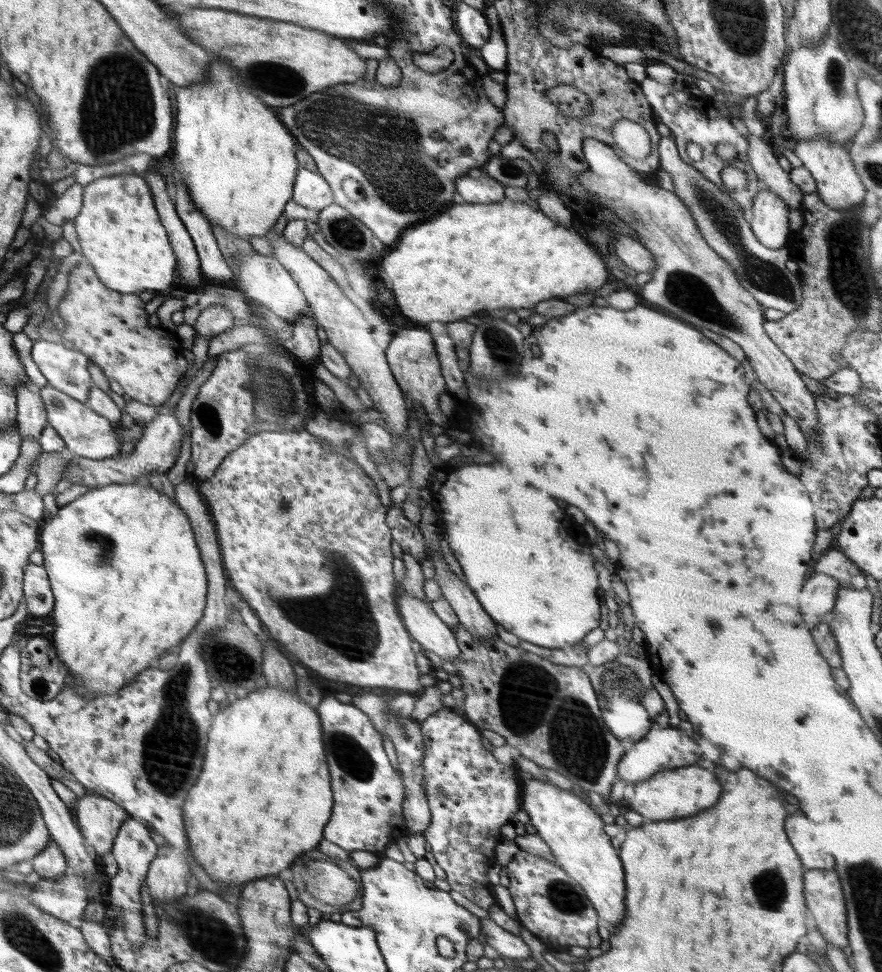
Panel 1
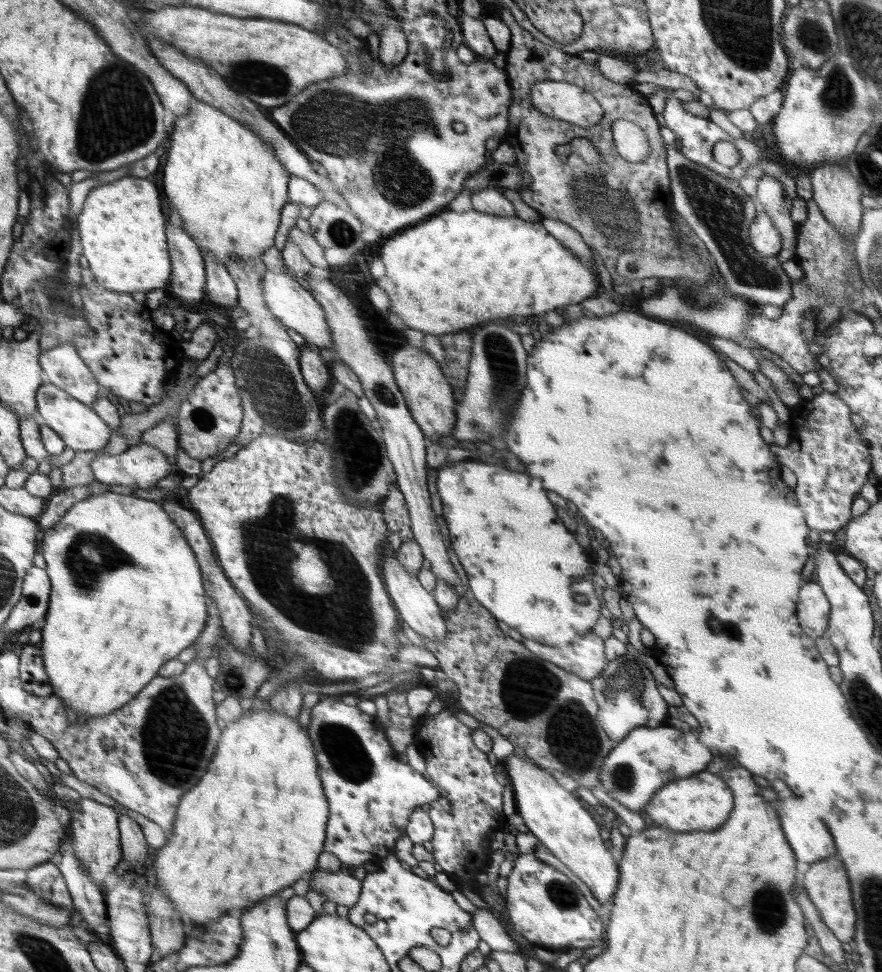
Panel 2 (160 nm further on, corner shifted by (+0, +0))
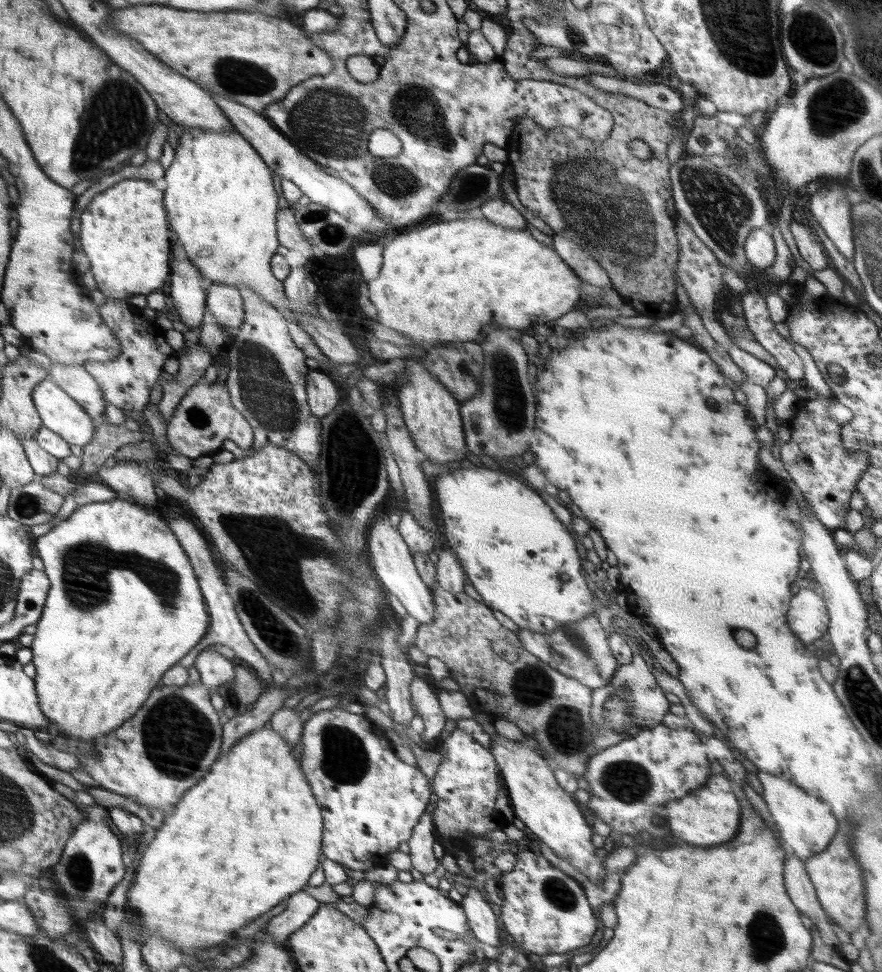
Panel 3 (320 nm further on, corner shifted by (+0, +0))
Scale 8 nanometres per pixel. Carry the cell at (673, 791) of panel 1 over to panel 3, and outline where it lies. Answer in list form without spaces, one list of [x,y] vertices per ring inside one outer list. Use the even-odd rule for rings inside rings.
[[[721,774],[712,776],[705,786],[692,790],[683,798],[676,800],[676,804],[669,802],[665,819],[672,835],[677,836],[682,842],[698,844],[698,846],[716,846],[722,842],[732,841],[739,830],[741,807],[732,793],[730,780]],[[696,792],[696,794],[694,794]],[[672,804],[672,806],[670,806]]]

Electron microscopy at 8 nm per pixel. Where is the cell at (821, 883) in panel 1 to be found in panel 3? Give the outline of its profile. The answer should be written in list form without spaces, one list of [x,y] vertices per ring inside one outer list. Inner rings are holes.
[[[815,854],[804,860],[805,869],[813,882],[818,900],[834,924],[844,931],[856,932],[866,922],[865,882],[857,860],[832,860],[832,854]]]

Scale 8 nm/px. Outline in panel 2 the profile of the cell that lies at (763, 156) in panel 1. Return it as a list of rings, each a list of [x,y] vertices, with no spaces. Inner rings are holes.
[[[764,174],[758,181],[757,198],[764,207],[766,214],[771,216],[771,219],[773,220],[772,225],[776,225],[776,229],[778,229],[778,233],[780,233],[780,239],[782,239],[780,253],[777,255],[780,265],[783,265],[784,262],[791,260],[794,257],[798,230],[798,226],[795,225],[794,221],[791,219],[793,200],[797,197],[790,199],[784,192],[782,183],[770,175]]]

